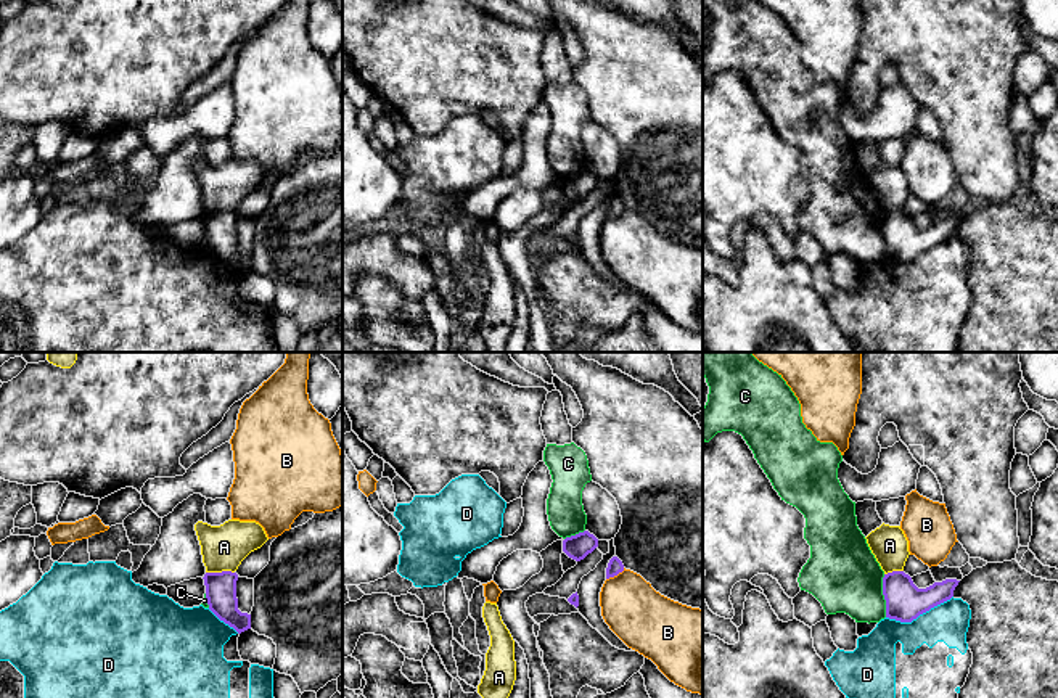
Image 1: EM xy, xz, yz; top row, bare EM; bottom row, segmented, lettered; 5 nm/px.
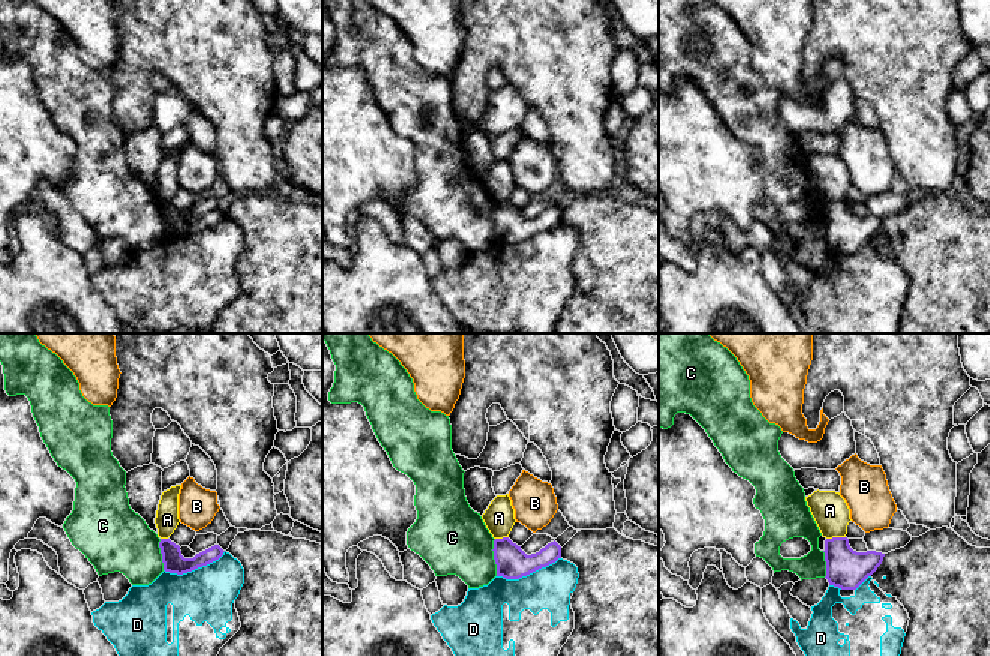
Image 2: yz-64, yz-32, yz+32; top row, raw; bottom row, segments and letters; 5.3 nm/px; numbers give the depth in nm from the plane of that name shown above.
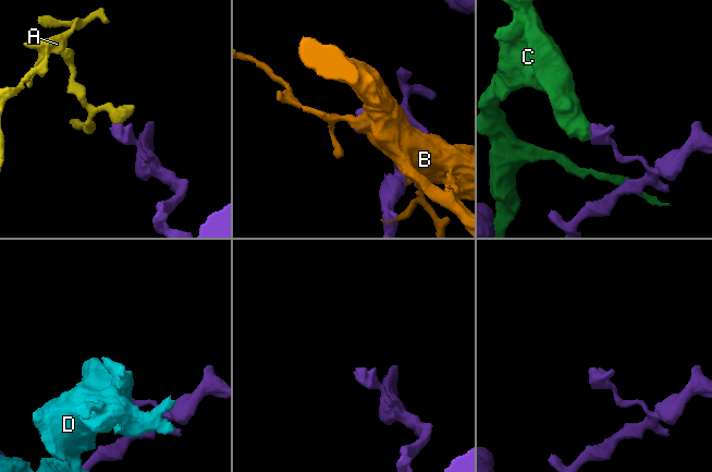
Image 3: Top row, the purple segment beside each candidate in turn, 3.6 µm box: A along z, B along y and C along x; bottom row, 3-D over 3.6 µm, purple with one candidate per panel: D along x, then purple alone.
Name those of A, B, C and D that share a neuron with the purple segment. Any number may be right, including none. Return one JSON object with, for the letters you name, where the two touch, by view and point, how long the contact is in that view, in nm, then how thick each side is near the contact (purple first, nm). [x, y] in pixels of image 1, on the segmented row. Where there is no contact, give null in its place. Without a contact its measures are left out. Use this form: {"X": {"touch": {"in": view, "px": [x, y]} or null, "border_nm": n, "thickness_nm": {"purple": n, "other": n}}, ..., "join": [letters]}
{"join": []}

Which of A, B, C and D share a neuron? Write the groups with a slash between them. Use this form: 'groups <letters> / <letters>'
groups A / B / C / D

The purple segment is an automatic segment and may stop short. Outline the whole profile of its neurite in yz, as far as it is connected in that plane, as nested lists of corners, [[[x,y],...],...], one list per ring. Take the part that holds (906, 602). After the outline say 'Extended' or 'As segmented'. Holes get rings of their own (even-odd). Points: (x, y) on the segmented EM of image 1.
[[[904,571],[888,573],[883,577],[886,618],[912,622],[920,614],[950,600],[958,582],[957,579],[945,579],[926,589],[918,589]]]. As segmented

